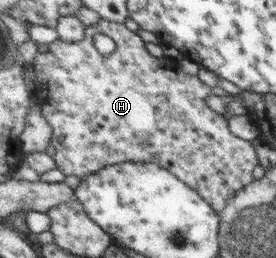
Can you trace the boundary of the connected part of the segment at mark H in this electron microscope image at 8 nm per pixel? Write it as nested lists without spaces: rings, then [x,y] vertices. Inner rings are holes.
[[[101,18],[98,23],[85,28],[85,35],[79,42],[67,41],[64,37],[59,40],[55,40],[51,45],[41,48],[36,54],[33,62],[36,68],[36,75],[38,78],[38,86],[36,90],[36,100],[42,107],[42,115],[50,122],[53,127],[52,136],[52,152],[54,159],[57,161],[57,166],[61,172],[65,175],[78,175],[86,176],[88,174],[97,172],[103,167],[109,165],[116,165],[124,162],[143,162],[143,163],[155,163],[162,167],[167,167],[175,176],[186,182],[193,190],[196,190],[203,199],[207,199],[207,202],[211,203],[216,211],[223,210],[229,201],[239,193],[239,191],[249,186],[254,178],[254,170],[259,164],[259,158],[257,158],[257,150],[251,141],[242,140],[231,134],[229,130],[228,118],[223,117],[222,114],[218,114],[215,110],[211,110],[205,102],[207,96],[211,96],[211,87],[207,86],[205,82],[201,82],[197,75],[187,74],[183,72],[179,63],[165,57],[151,56],[145,48],[145,42],[141,40],[141,36],[136,34],[126,23],[113,22],[107,19]],[[97,34],[105,34],[109,36],[114,42],[116,49],[108,56],[103,56],[97,48],[95,48],[95,36]]]

